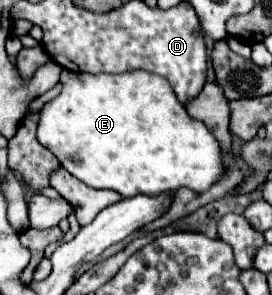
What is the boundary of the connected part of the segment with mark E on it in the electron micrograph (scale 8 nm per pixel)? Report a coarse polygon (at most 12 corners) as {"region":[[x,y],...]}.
{"region":[[63,71],[37,139],[123,197],[223,173],[209,129],[147,71]]}

